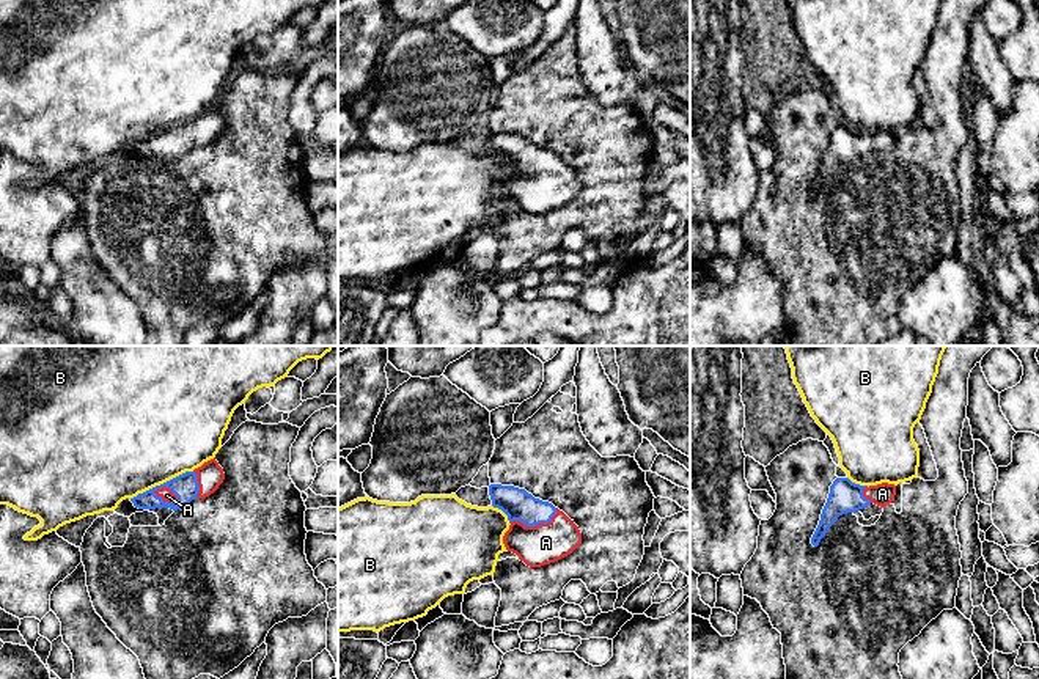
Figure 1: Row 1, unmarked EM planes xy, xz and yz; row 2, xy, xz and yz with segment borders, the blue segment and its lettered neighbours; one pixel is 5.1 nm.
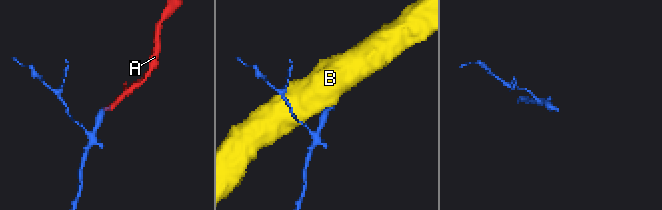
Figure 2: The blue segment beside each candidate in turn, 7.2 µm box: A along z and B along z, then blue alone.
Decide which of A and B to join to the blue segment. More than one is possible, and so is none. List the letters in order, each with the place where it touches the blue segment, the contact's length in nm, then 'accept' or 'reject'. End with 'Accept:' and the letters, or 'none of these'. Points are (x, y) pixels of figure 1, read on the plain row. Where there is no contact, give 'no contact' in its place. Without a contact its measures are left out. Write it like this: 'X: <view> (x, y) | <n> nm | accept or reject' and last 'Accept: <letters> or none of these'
A: xy (165, 150) | 140 nm | accept
B: xy (161, 132) | 360 nm | reject
Accept: A

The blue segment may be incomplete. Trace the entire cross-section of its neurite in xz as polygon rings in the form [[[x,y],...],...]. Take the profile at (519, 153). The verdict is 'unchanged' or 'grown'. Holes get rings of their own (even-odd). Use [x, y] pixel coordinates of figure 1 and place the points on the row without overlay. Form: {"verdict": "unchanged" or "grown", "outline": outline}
{"verdict": "grown", "outline": [[[490,132],[489,143],[492,154],[501,157],[511,171],[503,184],[506,198],[527,214],[555,211],[582,192],[582,181],[574,168],[525,137]]]}

